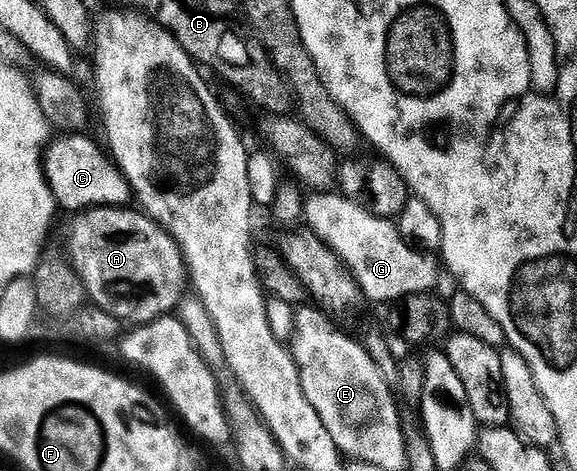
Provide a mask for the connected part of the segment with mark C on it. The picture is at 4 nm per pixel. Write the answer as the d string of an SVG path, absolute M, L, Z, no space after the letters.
M87 134L61 135L64 135L61 139L53 138L44 152L44 176L48 178L57 208L79 213L90 207L128 207L134 199L132 185L105 150L91 143Z

